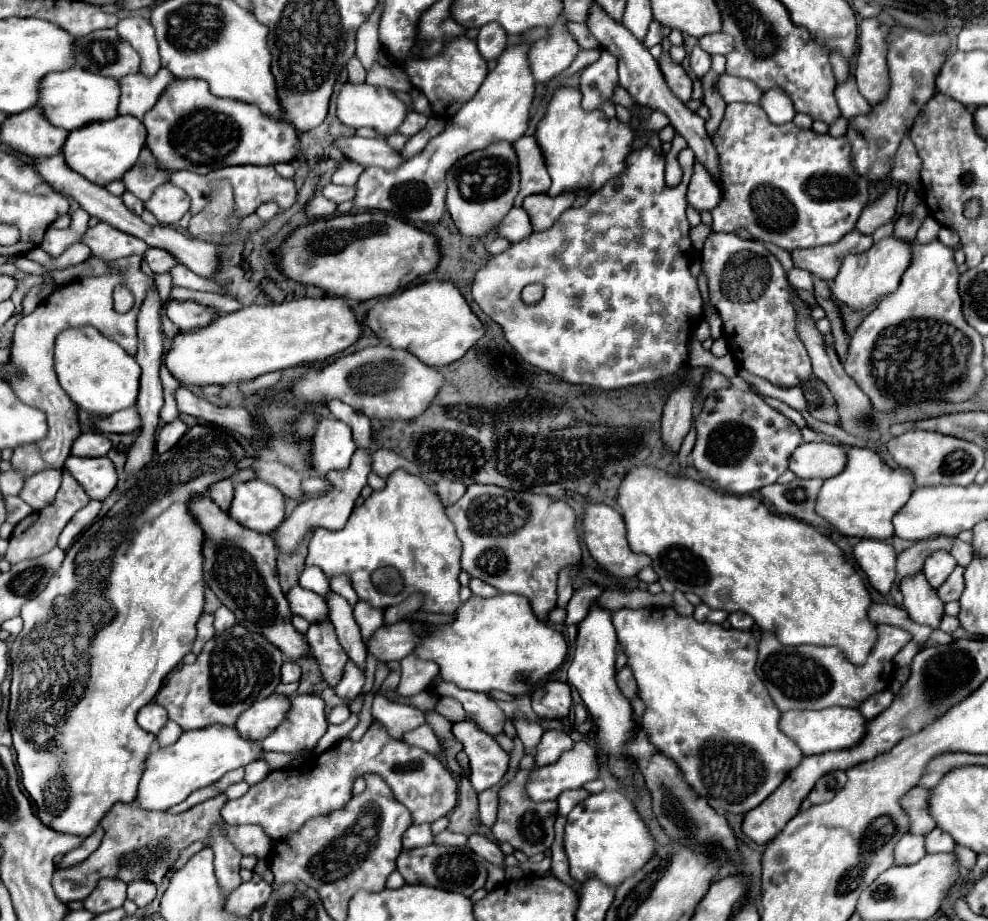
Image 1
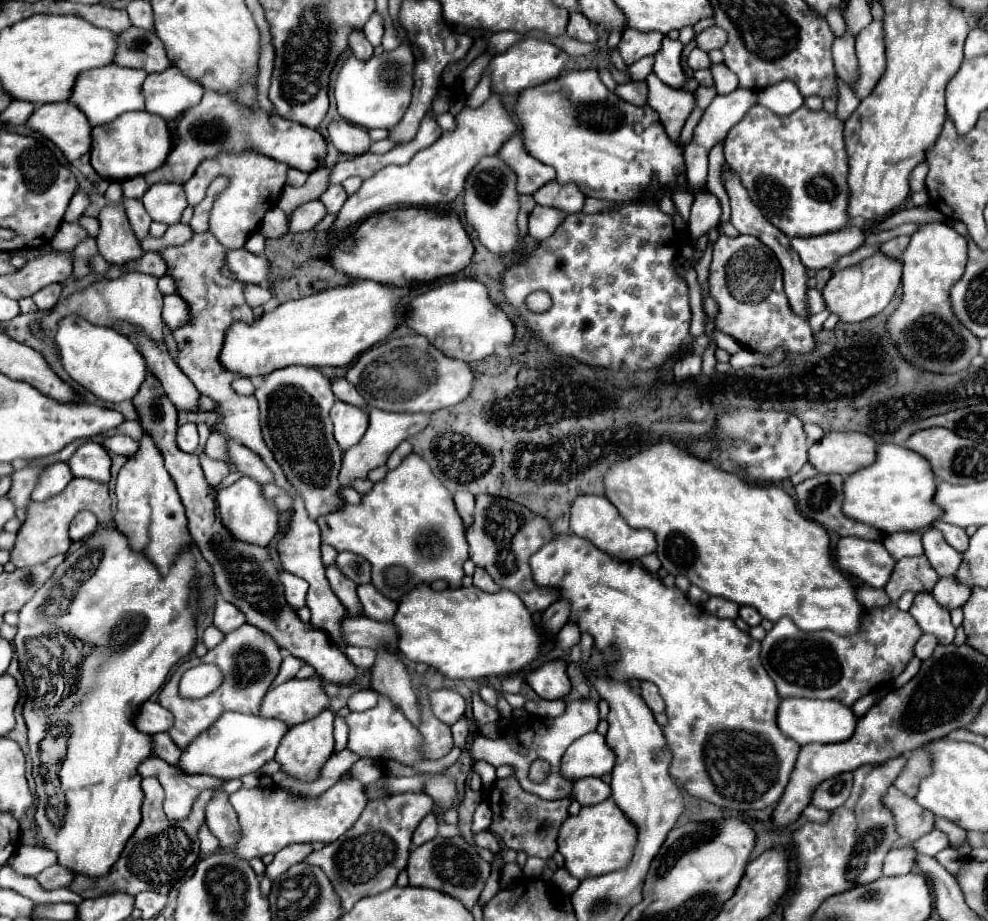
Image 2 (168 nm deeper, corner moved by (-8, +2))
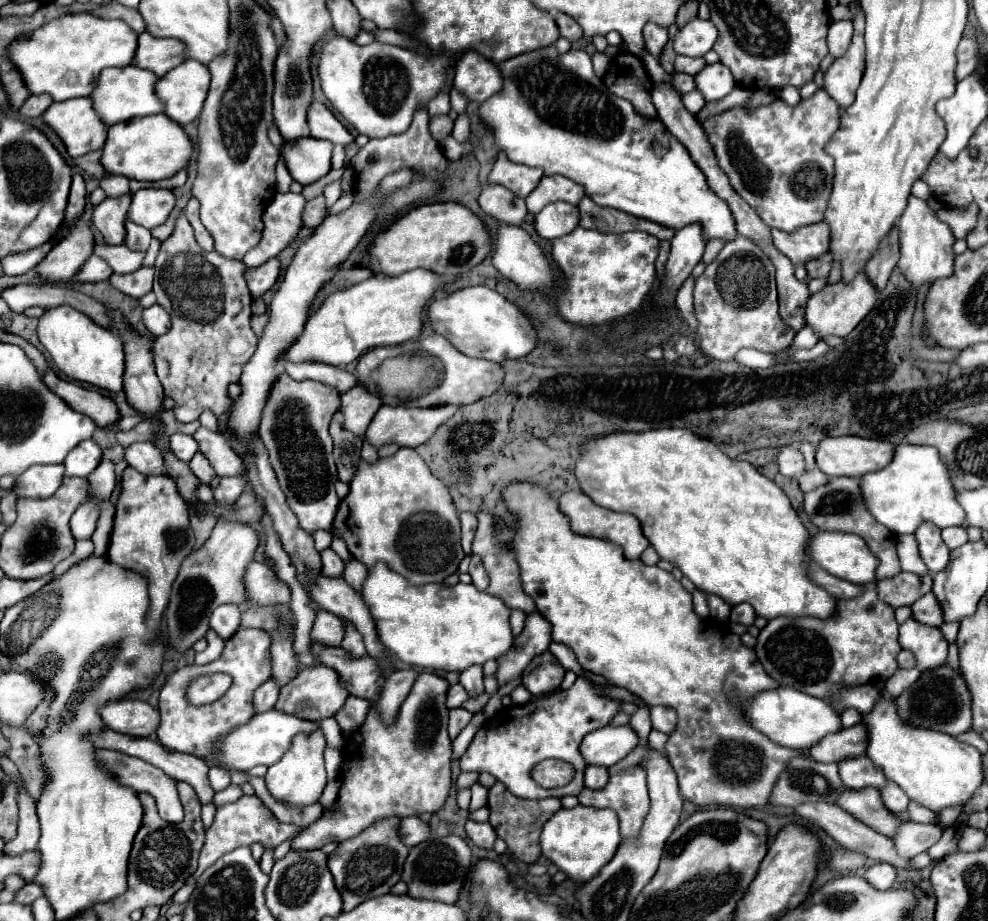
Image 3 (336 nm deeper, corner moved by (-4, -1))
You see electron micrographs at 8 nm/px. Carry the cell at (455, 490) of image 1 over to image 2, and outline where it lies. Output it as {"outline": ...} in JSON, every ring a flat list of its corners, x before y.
{"outline":[[464,491,456,493,454,495,454,503,456,503,458,515,462,517,464,525,468,527,472,523,472,511,474,511,474,497,472,497,472,493,464,493]]}

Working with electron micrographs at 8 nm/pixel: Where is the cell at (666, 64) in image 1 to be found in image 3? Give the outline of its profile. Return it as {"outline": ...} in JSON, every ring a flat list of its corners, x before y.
{"outline":[[652,22,644,26,644,44,652,56,658,58,666,42,668,42,668,28,660,28,658,24,652,24]]}

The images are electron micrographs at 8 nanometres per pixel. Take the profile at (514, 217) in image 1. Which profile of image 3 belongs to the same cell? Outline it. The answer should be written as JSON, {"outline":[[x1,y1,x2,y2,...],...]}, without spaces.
{"outline":[[554,202,548,204,540,214,534,218,536,232,546,240,556,240,572,232,580,222,580,210,568,202]]}

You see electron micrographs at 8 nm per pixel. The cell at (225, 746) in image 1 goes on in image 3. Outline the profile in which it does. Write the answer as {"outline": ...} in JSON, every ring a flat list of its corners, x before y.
{"outline":[[268,710,268,712,262,712,262,714,256,714,248,724,242,724,238,728,234,728,228,736,224,736,224,740,220,740,216,744,216,750,212,752,212,760,222,764,222,766,230,766,234,770,250,770,258,764,264,764,264,766,272,766,276,764,282,754,290,748,294,736,298,734,312,734,320,728,318,722,310,722,310,720,300,720,292,714,286,714,286,712,280,712,280,710]]}

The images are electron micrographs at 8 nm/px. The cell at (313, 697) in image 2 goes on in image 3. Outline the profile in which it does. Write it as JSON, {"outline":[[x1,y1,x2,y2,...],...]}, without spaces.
{"outline":[[314,664,314,666,302,668,298,672,298,676,280,690,280,698,276,702,276,710,282,710,286,714,294,714,294,716,304,718,304,720,320,722,324,718,334,716,344,706,348,696,350,694,344,688,344,684,340,682,340,676,336,674,336,670,332,670,332,668,324,666,324,664]]}

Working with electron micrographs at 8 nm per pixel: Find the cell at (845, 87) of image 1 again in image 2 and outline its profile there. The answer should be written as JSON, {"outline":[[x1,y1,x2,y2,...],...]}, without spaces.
{"outline":[[844,35,834,41,832,45,832,55,834,55,834,69,836,75,852,87,852,81,856,81,856,53,854,53,854,37]]}

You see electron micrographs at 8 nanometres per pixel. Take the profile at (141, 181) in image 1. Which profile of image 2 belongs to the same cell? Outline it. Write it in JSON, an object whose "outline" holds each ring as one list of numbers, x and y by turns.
{"outline":[[142,175,122,181,124,195,126,195,126,197,134,197,134,199,142,199,142,195,148,191,148,187,150,187,150,185,144,181,144,177,142,177]]}

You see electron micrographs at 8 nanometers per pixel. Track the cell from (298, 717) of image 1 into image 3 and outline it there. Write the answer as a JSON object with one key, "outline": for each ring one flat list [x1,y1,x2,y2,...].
{"outline":[[316,730,312,736,304,736,304,734,296,736,290,750,280,758,280,762,276,762,274,766,268,768,268,772,264,776,268,792,290,808,304,808,304,806,318,802,318,798,322,796,324,786,326,786,324,748,326,748,326,740,324,740,322,730]]}

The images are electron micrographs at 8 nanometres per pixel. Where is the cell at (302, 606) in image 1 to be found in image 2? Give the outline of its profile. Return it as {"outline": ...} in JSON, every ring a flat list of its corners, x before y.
{"outline":[[286,571,280,573,280,581,282,581,282,585,284,585,286,601,288,601,294,609,304,607,304,597,306,597,306,591,308,591,308,583,306,583,302,577,296,577,296,575,286,573]]}

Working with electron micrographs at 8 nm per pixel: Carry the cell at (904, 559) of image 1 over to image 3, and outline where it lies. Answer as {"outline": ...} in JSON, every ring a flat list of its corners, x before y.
{"outline":[[900,572,898,576,890,580,878,582,878,596,892,608,910,606,924,594,932,590,932,578,930,576,916,576,910,572]]}

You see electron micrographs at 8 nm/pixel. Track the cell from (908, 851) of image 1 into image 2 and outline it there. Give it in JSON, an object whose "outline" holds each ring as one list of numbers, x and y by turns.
{"outline":[[902,845,902,847,892,849,884,861,884,875,910,873,916,867,916,857,918,857,918,853,910,845]]}

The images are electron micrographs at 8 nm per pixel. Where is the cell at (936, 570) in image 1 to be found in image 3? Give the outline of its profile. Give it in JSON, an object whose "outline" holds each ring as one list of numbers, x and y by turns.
{"outline":[[920,524,920,528,916,528,914,538,918,542,918,552,924,560,924,564,928,566,928,570,932,574,940,572,946,568,948,560,950,560,950,550,946,548,946,544,940,538,940,528,936,528,936,524]]}

